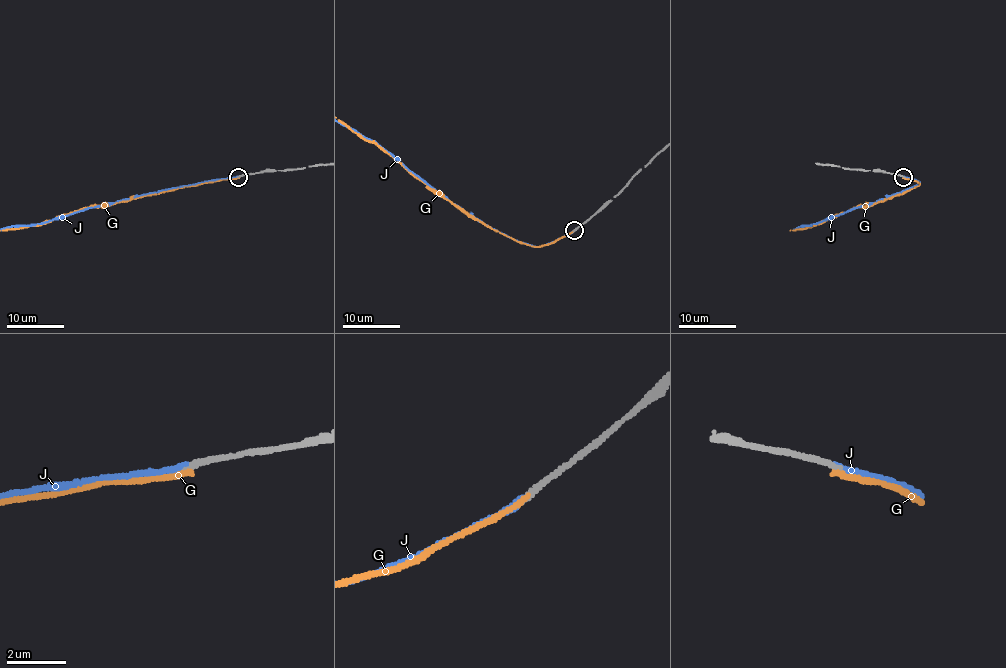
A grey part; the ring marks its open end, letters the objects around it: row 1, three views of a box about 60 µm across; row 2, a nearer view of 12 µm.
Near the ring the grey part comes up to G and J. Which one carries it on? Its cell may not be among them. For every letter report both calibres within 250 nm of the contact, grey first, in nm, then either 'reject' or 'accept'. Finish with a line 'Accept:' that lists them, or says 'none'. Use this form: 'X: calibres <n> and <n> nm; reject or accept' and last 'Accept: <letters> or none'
G: calibres 190 and 170 nm; reject
J: calibres 190 and 160 nm; accept
Accept: J

